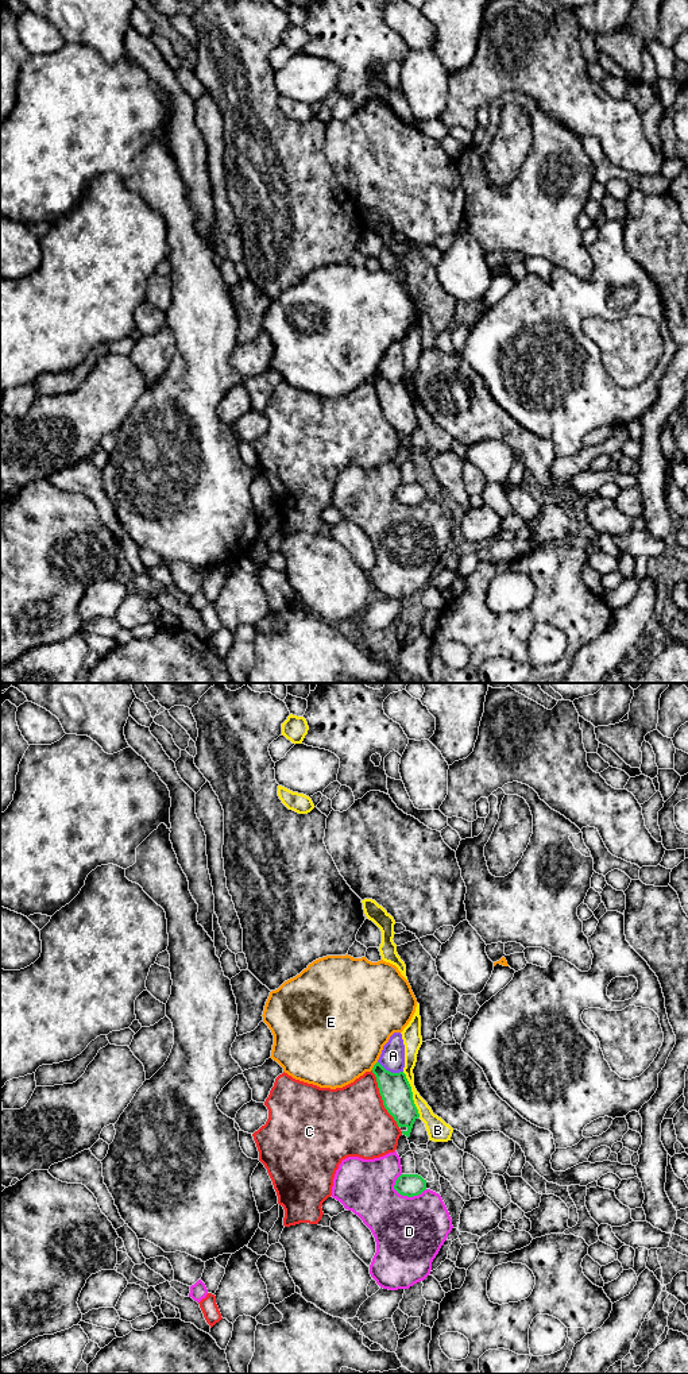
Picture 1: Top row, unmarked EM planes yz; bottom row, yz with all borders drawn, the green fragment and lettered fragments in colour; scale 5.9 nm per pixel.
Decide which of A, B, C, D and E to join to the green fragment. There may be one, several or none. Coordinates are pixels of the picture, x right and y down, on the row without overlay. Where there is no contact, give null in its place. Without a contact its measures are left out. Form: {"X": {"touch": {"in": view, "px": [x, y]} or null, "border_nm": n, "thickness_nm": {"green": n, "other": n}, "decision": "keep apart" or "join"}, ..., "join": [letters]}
{"A": {"touch": {"in": "yz", "px": [390, 381]}, "border_nm": 170, "thickness_nm": {"green": 190, "other": 140}, "decision": "keep apart"}, "B": {"touch": {"in": "yz", "px": [412, 404]}, "border_nm": 300, "thickness_nm": {"green": 190, "other": 120}, "decision": "keep apart"}, "C": {"touch": {"in": "yz", "px": [382, 408]}, "border_nm": 380, "thickness_nm": {"green": 190, "other": 420}, "decision": "keep apart"}, "D": {"touch": {"in": "yz", "px": [409, 505]}, "border_nm": 200, "thickness_nm": {"green": 130, "other": 420}, "decision": "keep apart"}, "E": {"touch": {"in": "yz", "px": [374, 374]}, "border_nm": 70, "thickness_nm": {"green": 190, "other": 500}, "decision": "keep apart"}, "join": []}

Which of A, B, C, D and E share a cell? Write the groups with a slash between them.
A / B / C / D / E

